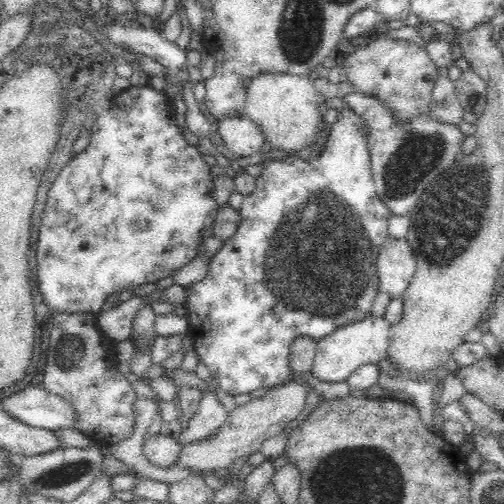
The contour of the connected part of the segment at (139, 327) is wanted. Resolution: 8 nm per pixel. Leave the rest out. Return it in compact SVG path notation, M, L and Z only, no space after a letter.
M146 304L144 308L140 308L133 320L132 330L128 334L128 339L132 341L135 353L150 354L153 350L153 344L156 337L159 336L155 329L155 318L151 306Z

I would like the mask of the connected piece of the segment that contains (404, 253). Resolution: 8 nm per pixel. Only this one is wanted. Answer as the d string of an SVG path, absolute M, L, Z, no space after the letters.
M387 238L377 260L379 290L388 292L391 297L401 296L408 288L416 270L414 254L405 238Z

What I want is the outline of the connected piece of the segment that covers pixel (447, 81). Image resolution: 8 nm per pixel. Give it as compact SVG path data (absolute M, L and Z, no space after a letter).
M445 67L438 68L437 78L431 92L429 114L441 123L457 125L465 114L458 102L455 81L448 76Z

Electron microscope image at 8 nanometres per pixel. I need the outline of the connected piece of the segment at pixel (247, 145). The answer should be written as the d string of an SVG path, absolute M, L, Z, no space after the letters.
M246 116L225 118L217 125L217 132L232 158L256 154L264 144L262 129Z

